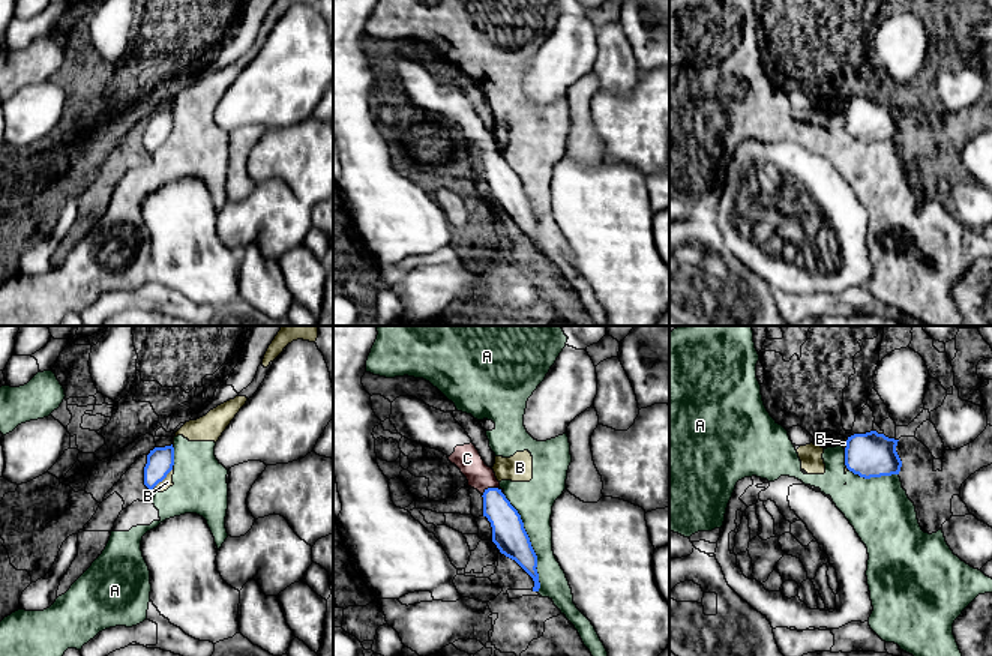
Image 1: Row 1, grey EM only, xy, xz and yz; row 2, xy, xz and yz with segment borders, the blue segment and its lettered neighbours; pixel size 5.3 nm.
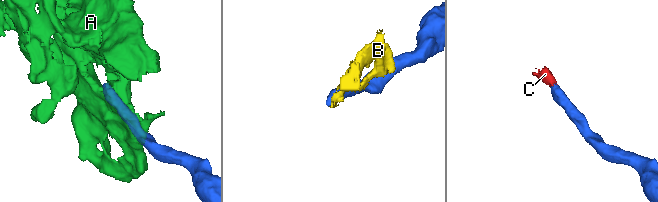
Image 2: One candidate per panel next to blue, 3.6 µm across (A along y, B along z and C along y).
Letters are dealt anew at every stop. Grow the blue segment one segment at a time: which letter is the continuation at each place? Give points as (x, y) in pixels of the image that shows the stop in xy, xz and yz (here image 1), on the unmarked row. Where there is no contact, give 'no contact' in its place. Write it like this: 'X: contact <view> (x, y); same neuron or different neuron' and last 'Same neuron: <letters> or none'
A: contact xz (530, 206); different neuron
B: contact xy (162, 143); different neuron
C: contact xz (491, 152); same neuron
Same neuron: C

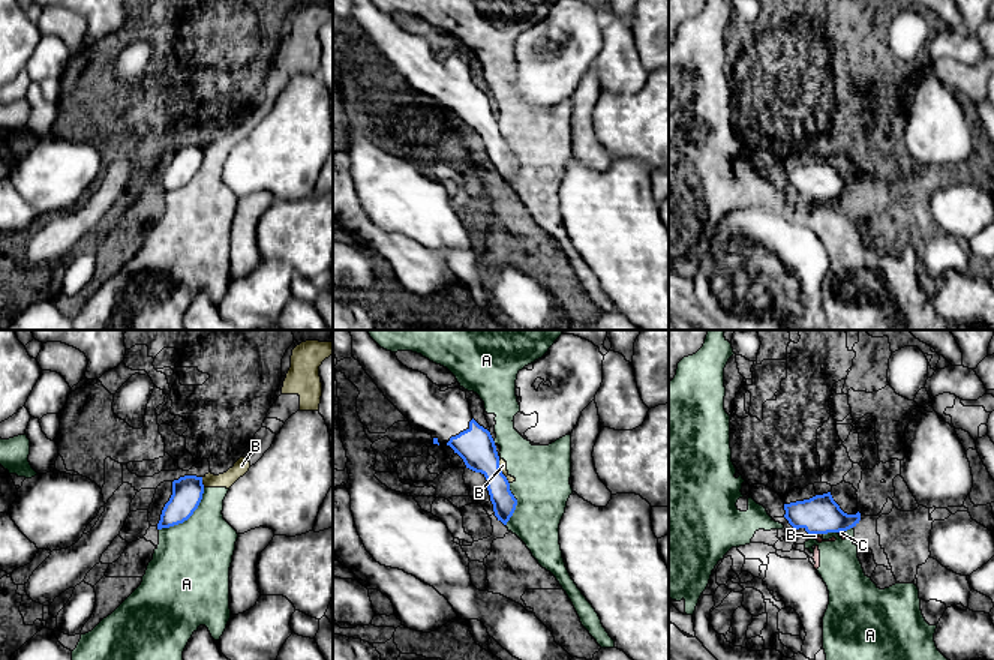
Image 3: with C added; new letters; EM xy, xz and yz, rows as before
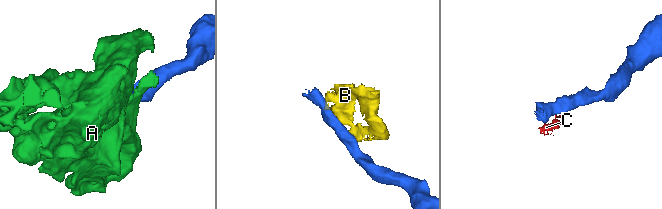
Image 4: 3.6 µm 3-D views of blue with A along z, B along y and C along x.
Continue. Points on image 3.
A: contact xy (188, 182); different neuron
B: contact xz (501, 137); different neuron
C: contact yz (841, 194); different neuron
Same neuron: none

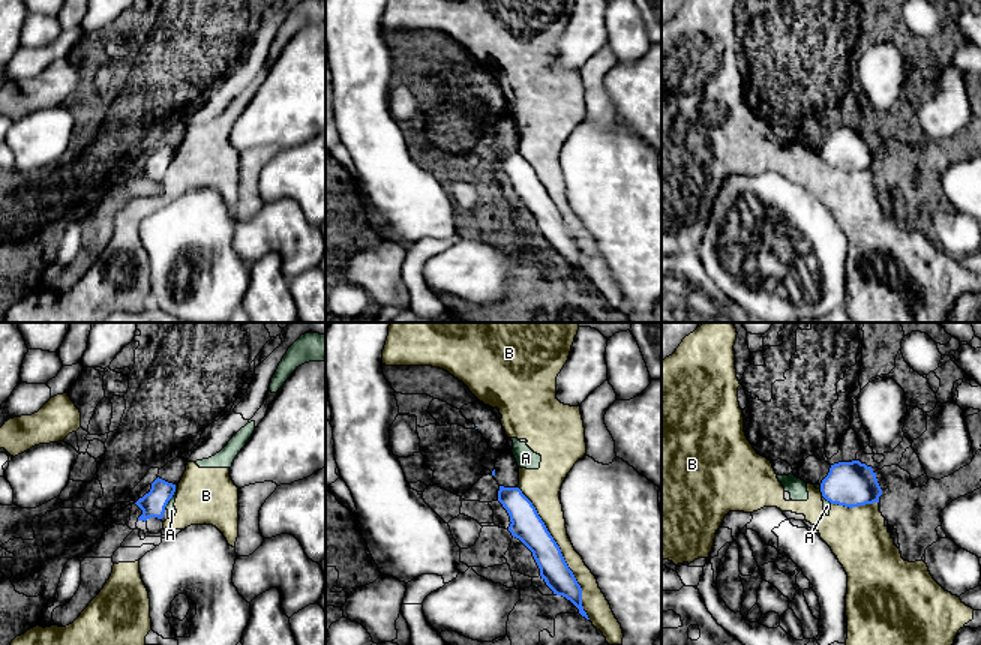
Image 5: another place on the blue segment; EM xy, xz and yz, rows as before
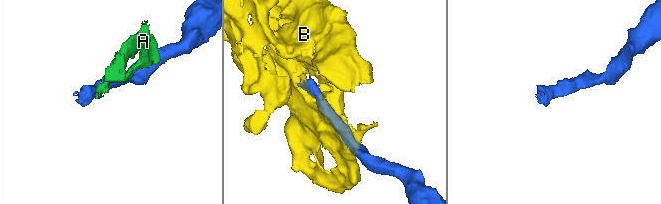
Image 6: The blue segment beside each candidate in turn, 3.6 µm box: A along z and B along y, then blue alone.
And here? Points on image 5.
A: contact xy (173, 158); different neuron
B: contact xz (560, 216); different neuron
Same neuron: none

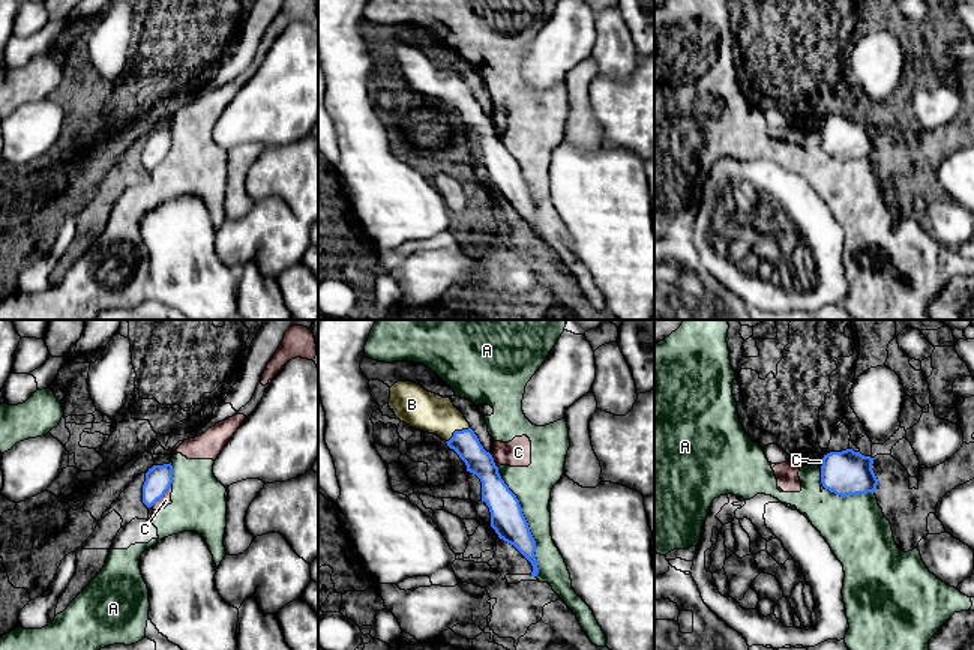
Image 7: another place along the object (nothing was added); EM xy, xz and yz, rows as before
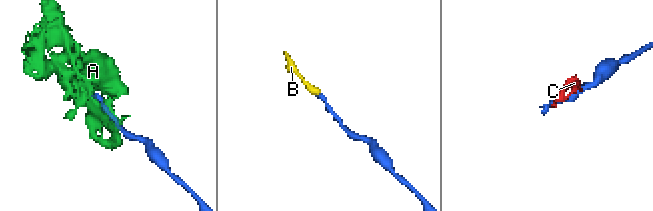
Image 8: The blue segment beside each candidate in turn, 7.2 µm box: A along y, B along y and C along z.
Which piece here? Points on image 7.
A: contact xz (529, 191); different neuron
B: contact xz (456, 95); same neuron
C: contact xy (161, 161); different neuron
Same neuron: B

